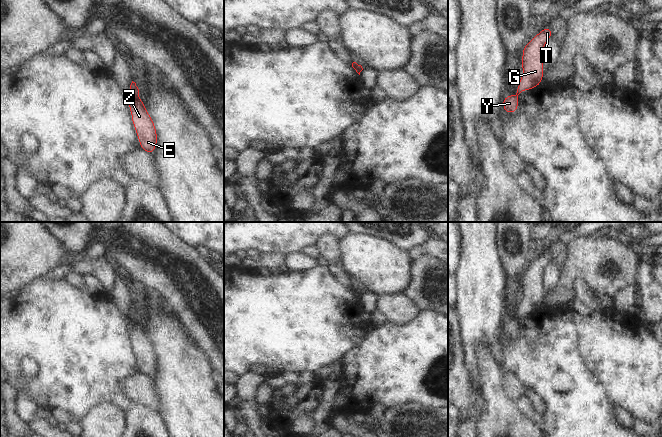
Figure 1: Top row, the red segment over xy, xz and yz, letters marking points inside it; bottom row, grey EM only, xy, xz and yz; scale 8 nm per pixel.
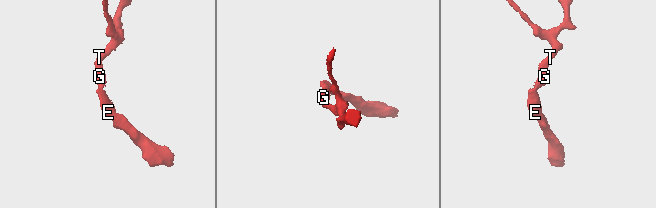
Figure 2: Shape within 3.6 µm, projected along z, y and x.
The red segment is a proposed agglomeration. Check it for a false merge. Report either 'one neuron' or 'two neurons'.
two neurons

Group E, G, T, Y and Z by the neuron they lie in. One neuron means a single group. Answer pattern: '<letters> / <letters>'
E Y Z / G T

